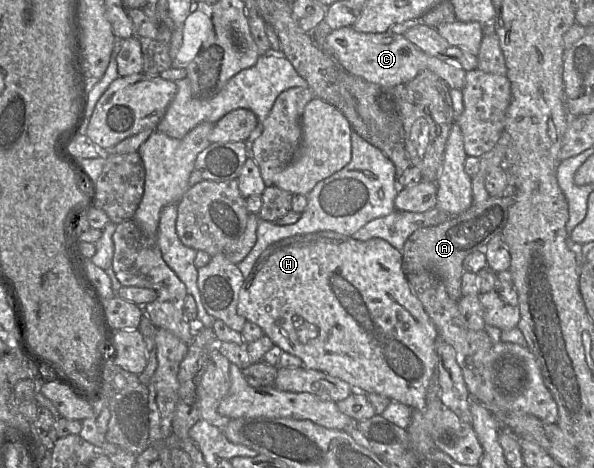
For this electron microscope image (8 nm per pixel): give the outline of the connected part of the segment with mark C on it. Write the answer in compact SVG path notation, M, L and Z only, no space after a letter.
M342 27L330 31L323 39L323 46L349 73L380 86L403 86L426 69L437 74L449 88L462 90L465 86L466 71L427 55L405 36L390 30L383 33L362 33L353 27Z

